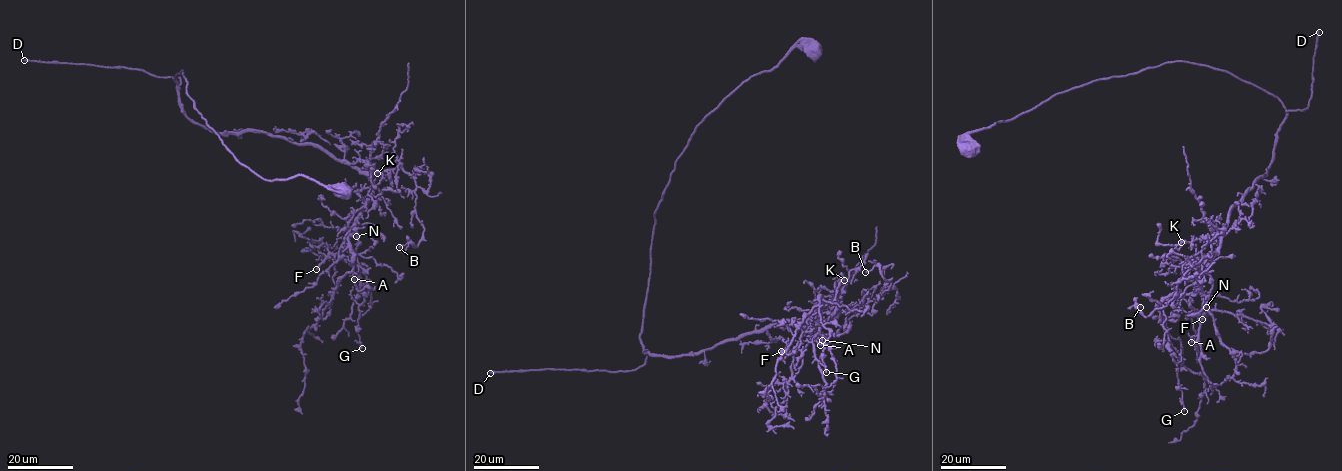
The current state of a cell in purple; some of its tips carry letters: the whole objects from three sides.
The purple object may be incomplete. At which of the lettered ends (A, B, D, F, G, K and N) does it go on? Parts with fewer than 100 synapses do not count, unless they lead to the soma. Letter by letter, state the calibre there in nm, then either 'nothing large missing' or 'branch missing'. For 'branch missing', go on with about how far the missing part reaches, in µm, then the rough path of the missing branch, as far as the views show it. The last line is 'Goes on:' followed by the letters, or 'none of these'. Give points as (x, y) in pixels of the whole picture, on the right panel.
A: 110 nm thick; nothing large missing
B: 170 nm thick; nothing large missing
D: 240 nm thick; branch missing; about 250 µm are missing
F: 240 nm thick; branch missing; about 40 µm are missing; missing branch runs (1202, 319), (1199, 322), (1210, 333), (1210, 339), (1217, 347), (1227, 331), (1247, 326)
G: 150 nm thick; nothing large missing
K: 110 nm thick; nothing large missing
N: 140 nm thick; nothing large missing
Goes on: D, F

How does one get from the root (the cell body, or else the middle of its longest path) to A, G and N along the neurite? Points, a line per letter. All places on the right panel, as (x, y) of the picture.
A: (966, 148), (1057, 93), (1168, 62), (1277, 97), (1267, 175), (1197, 267), (1191, 342)
G: (966, 148), (1057, 93), (1168, 62), (1281, 102), (1267, 175), (1233, 207), (1199, 289), (1158, 304), (1184, 411)
N: (966, 148), (967, 134), (1057, 93), (1168, 62), (1272, 94), (1286, 116), (1267, 175), (1197, 267), (1206, 307)

